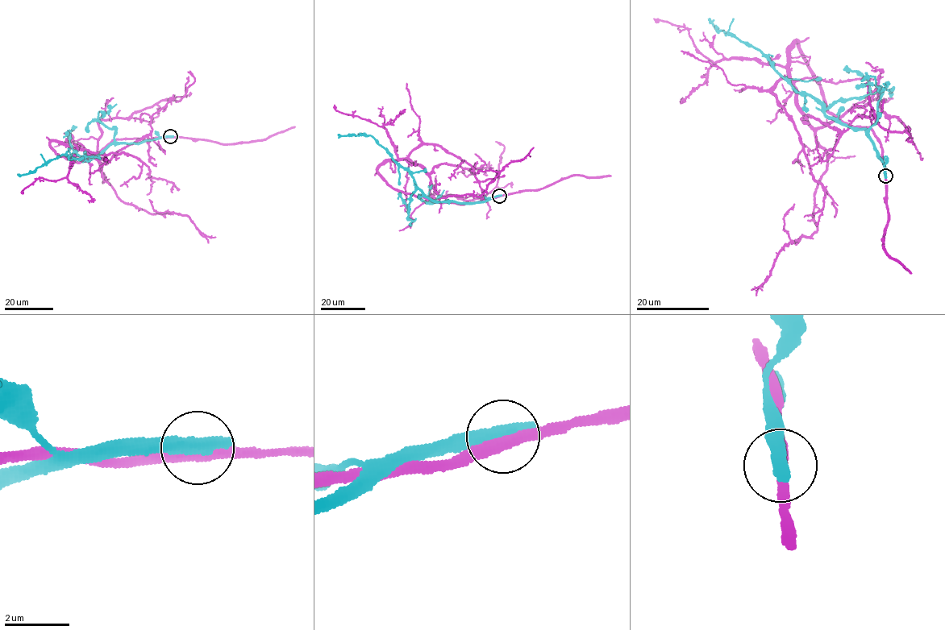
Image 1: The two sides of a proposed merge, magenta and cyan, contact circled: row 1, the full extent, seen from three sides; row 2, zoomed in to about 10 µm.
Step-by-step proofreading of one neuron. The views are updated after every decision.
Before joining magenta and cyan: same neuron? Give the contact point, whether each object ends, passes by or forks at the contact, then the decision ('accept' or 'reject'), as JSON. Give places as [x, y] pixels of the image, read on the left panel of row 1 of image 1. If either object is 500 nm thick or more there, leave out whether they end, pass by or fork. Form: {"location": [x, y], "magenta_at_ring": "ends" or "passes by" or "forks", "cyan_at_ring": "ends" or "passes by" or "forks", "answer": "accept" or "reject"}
{"location": [170, 136], "answer": "reject"}

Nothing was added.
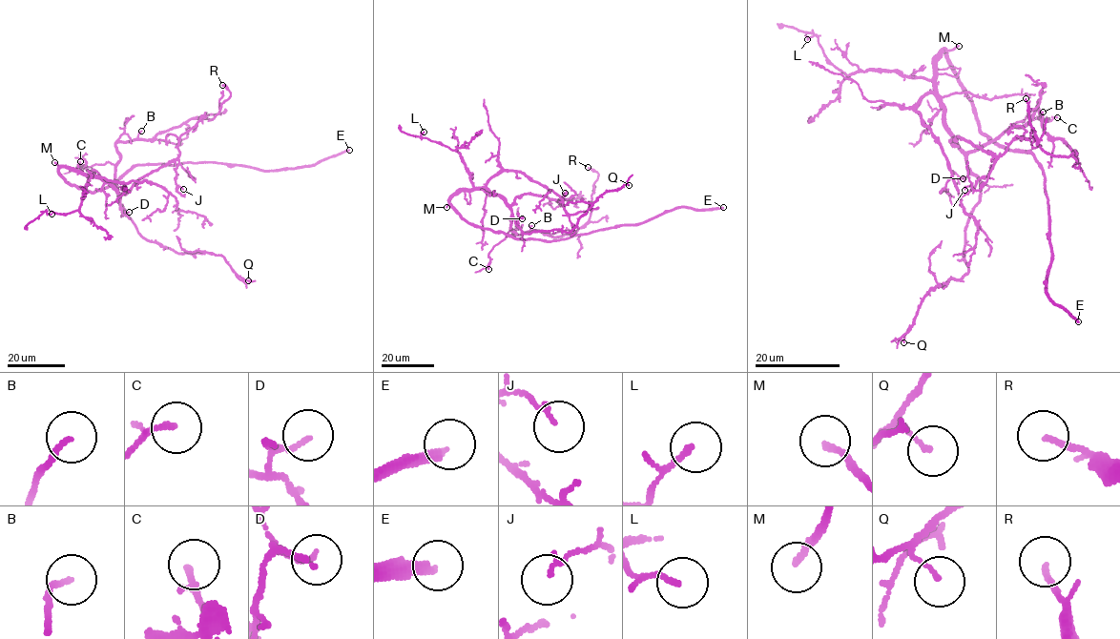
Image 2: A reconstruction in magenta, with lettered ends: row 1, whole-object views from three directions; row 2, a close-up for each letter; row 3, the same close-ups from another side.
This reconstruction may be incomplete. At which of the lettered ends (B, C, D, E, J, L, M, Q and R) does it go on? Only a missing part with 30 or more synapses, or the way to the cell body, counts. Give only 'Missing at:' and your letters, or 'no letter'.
Missing at: E, M

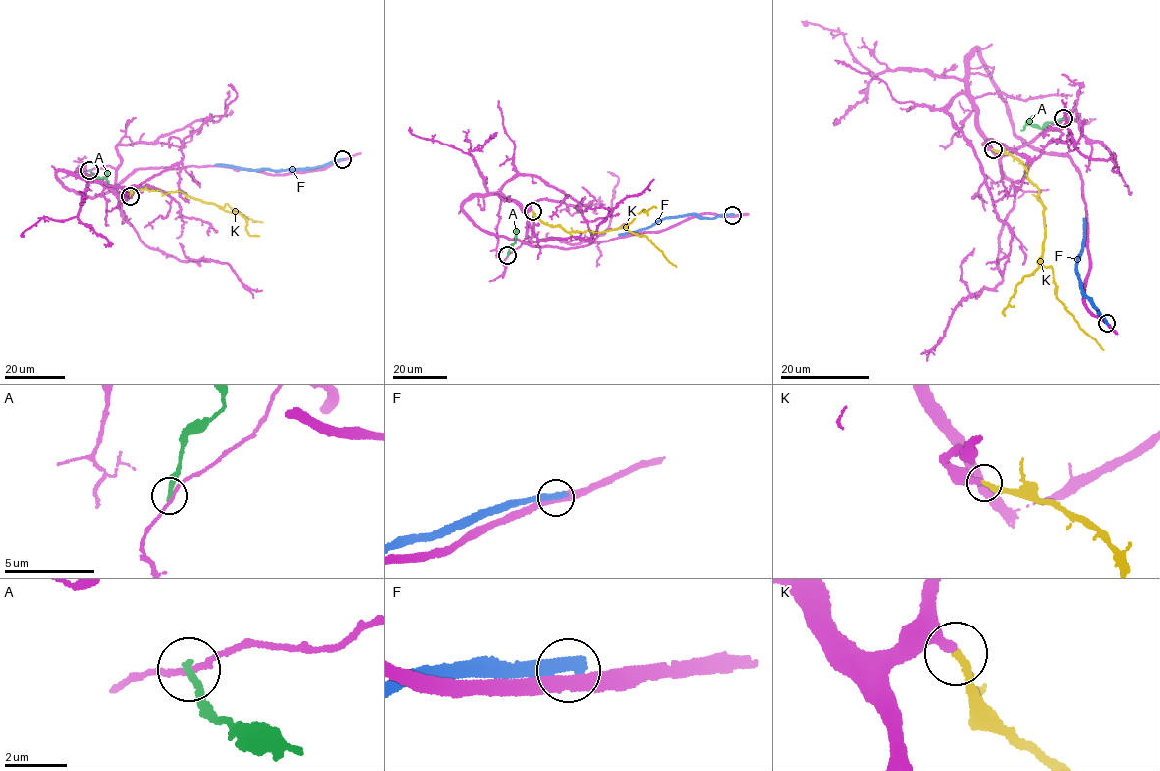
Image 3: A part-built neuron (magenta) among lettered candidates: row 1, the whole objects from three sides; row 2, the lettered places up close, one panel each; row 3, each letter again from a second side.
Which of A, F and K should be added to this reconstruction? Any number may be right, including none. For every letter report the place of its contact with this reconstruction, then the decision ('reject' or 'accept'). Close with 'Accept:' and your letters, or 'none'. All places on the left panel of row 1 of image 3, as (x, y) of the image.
A: meets magenta at (89, 170); reject
F: meets magenta at (342, 159); reject
K: meets magenta at (130, 196); accept
Accept: K

